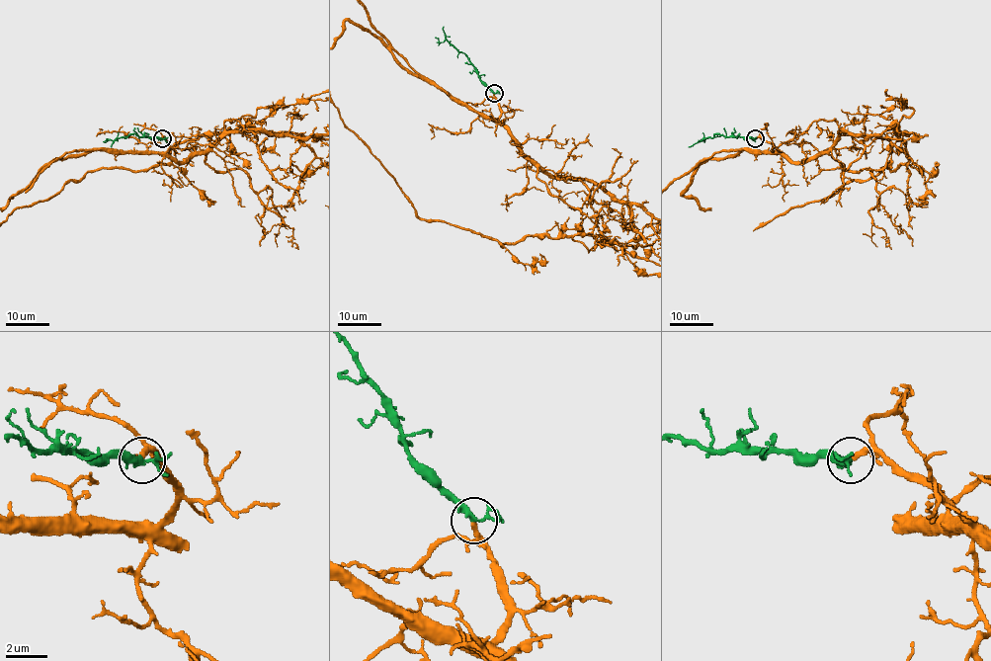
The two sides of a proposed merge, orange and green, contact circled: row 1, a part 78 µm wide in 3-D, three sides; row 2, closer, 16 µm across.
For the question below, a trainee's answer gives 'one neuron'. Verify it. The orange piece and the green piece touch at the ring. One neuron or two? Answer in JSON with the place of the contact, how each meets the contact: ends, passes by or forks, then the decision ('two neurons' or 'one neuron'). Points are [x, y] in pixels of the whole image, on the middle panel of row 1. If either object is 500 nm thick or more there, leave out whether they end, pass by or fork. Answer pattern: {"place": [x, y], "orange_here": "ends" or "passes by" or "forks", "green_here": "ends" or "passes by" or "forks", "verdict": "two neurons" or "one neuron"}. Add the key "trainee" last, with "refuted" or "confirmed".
{"place": [494, 93], "orange_here": "ends", "green_here": "forks", "verdict": "one neuron", "trainee": "confirmed"}

